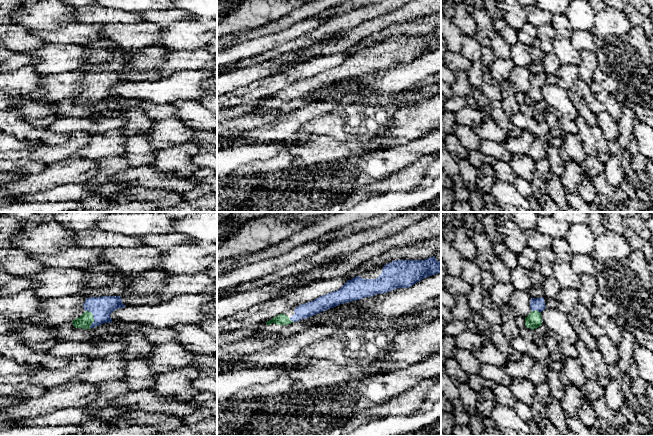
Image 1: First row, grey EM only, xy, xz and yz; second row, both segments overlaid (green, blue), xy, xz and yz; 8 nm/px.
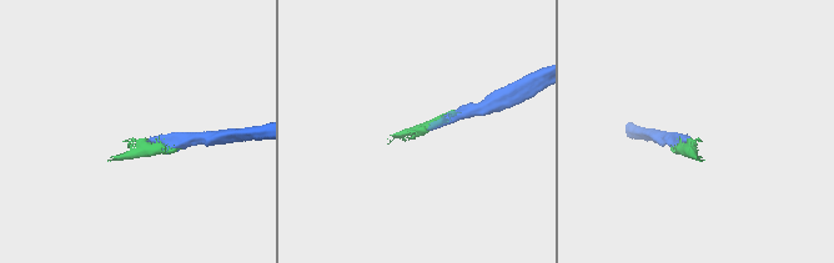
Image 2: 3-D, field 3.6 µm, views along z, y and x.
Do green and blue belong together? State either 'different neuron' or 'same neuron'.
same neuron

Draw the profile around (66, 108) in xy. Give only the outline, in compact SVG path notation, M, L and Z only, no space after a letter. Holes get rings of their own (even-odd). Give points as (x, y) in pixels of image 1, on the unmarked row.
M72 98L54 103L57 117L96 118L101 112L94 111L88 105L75 104Z

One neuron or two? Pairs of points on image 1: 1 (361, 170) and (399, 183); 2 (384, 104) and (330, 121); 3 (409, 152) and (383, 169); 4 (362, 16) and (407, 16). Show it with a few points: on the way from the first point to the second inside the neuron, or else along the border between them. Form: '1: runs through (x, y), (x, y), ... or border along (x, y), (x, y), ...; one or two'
1: border along (405, 166), (387, 177), (363, 187); two
2: runs through (371, 113), (358, 116), (349, 121), (343, 121); one
3: runs through (403, 155), (389, 163); one
4: border along (394, 10), (364, 21), (357, 26); two

